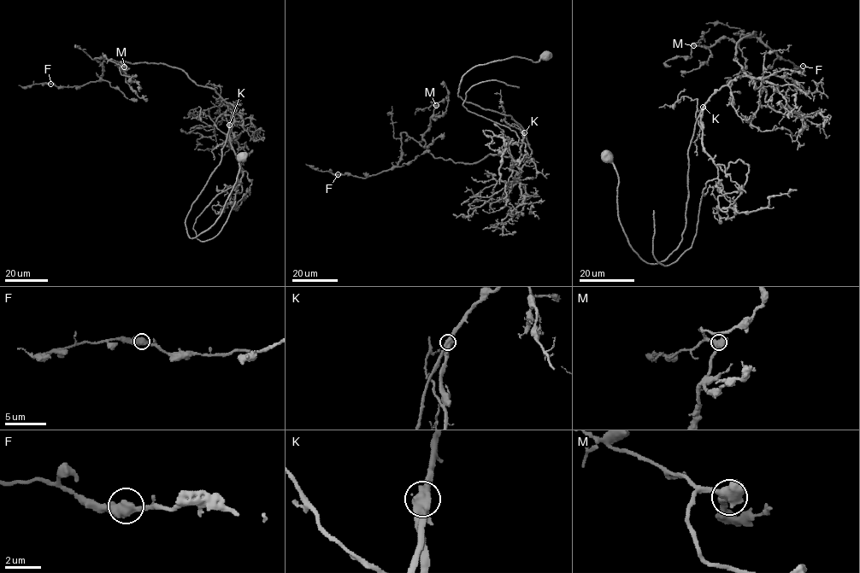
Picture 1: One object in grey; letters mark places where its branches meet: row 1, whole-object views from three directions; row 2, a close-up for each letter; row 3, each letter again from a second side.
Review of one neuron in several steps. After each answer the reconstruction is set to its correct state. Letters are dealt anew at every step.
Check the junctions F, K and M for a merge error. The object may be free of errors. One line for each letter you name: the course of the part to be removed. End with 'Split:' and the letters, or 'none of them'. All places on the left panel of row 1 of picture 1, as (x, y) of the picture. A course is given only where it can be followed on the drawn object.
K: course (229, 124), (229, 141), (243, 176), (196, 219), (196, 237), (201, 241), (214, 237), (235, 201)
Split: K

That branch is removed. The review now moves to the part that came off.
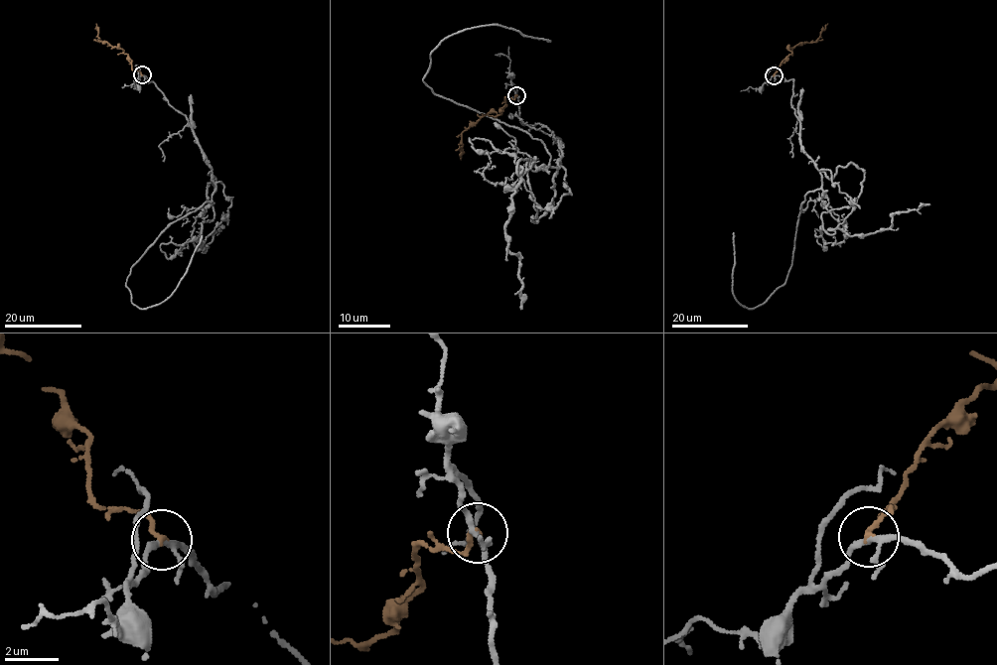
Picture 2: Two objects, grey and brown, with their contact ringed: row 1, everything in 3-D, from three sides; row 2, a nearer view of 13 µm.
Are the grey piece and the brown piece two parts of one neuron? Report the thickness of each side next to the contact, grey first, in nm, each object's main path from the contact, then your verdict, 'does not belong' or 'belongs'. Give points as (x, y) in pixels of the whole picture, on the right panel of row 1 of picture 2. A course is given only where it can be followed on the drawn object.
180 nm thick on the grey side, 190 nm on the other; grey runs (774, 75), (793, 79), (802, 150), (822, 187), (804, 197), (783, 284), (754, 308), (732, 287), (734, 232); brown runs (774, 75), (783, 60), (790, 54), (788, 50), (816, 41), (827, 23); does not belong

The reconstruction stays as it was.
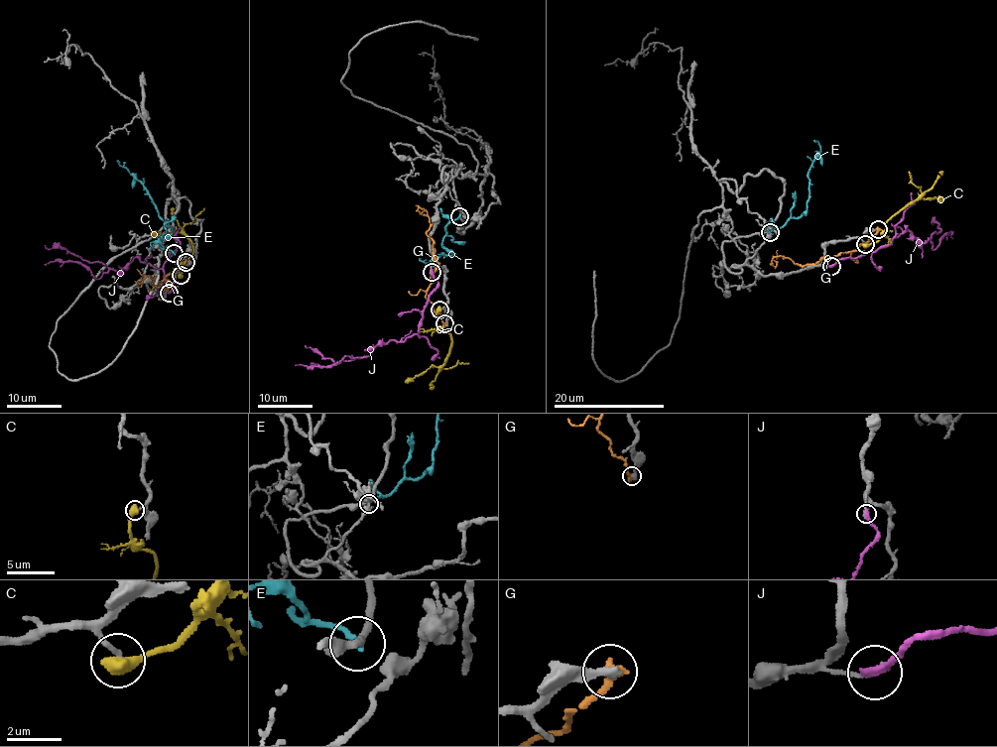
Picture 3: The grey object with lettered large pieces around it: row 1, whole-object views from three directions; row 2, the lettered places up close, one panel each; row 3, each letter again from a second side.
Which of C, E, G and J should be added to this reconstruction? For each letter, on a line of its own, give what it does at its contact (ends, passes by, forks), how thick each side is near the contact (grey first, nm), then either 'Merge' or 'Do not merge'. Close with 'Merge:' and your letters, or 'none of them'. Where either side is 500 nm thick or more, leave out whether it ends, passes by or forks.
C: Thickness 180 nm (grey) against 600 nm. Do not merge
E: It ends there. Thickness 240 nm (grey) against 200 nm. Do not merge
G: It ends there. Thickness 360 nm (grey) against 360 nm. Do not merge
J: It ends there. Thickness 190 nm (grey) against 320 nm. Do not merge
Merge: none of them

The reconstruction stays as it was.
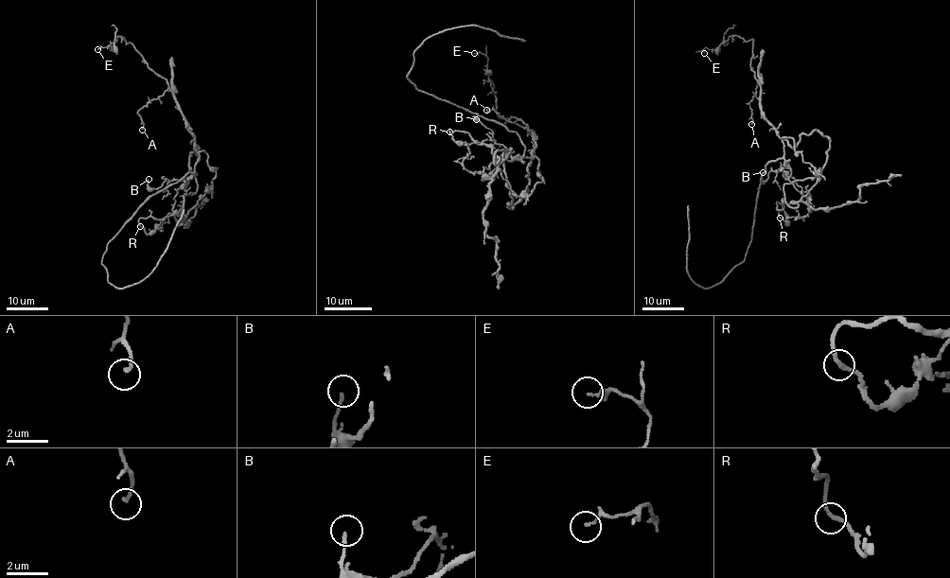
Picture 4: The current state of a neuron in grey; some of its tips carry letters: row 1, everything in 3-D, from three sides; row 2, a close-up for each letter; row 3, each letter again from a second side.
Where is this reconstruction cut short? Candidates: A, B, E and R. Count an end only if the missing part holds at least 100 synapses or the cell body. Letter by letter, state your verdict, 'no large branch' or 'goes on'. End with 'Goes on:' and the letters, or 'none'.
A: no large branch
B: no large branch
E: no large branch
R: no large branch
Goes on: none

